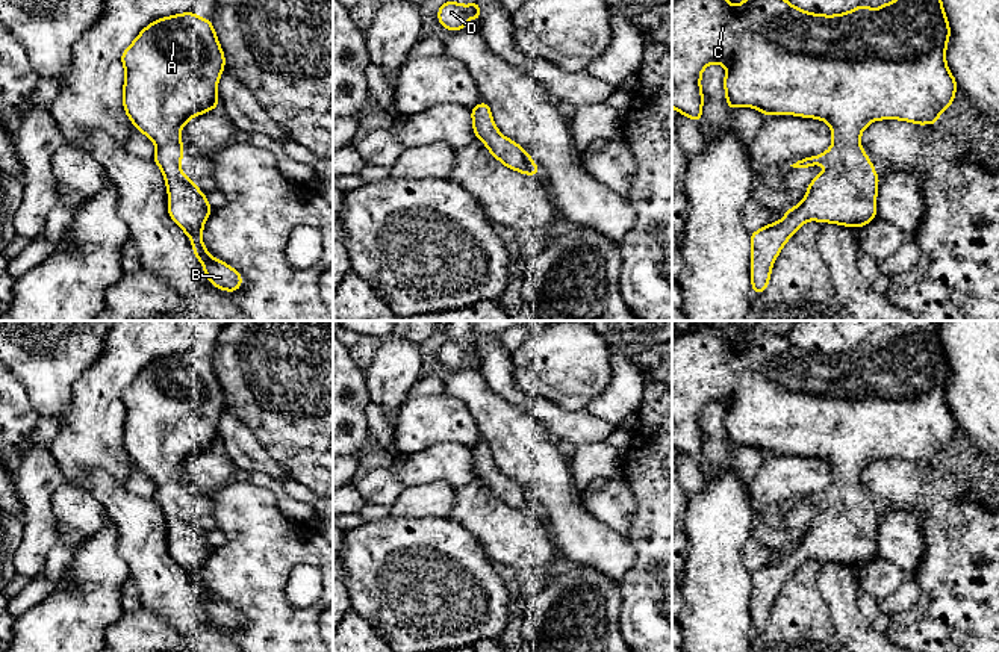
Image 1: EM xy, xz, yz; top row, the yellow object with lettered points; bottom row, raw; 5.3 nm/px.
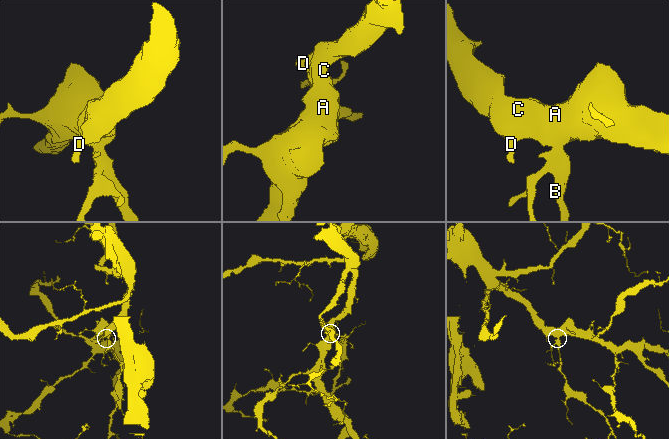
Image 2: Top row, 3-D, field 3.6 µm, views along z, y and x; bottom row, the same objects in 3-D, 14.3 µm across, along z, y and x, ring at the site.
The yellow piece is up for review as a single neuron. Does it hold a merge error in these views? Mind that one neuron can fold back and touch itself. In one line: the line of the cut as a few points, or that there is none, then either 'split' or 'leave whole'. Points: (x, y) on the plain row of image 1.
cut none; leave whole

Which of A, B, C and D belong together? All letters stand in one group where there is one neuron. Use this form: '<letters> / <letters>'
A B C D

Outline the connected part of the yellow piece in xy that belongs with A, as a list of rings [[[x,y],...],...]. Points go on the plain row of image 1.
[[[192,351],[159,357],[141,369],[123,390],[121,401],[126,410],[123,445],[133,464],[156,483],[153,499],[163,511],[166,522],[168,554],[189,575],[206,617],[221,629],[238,629],[242,625],[241,613],[223,599],[213,598],[201,579],[212,546],[179,504],[185,493],[180,478],[182,466],[191,457],[218,446],[216,425],[226,398],[212,360]]]

